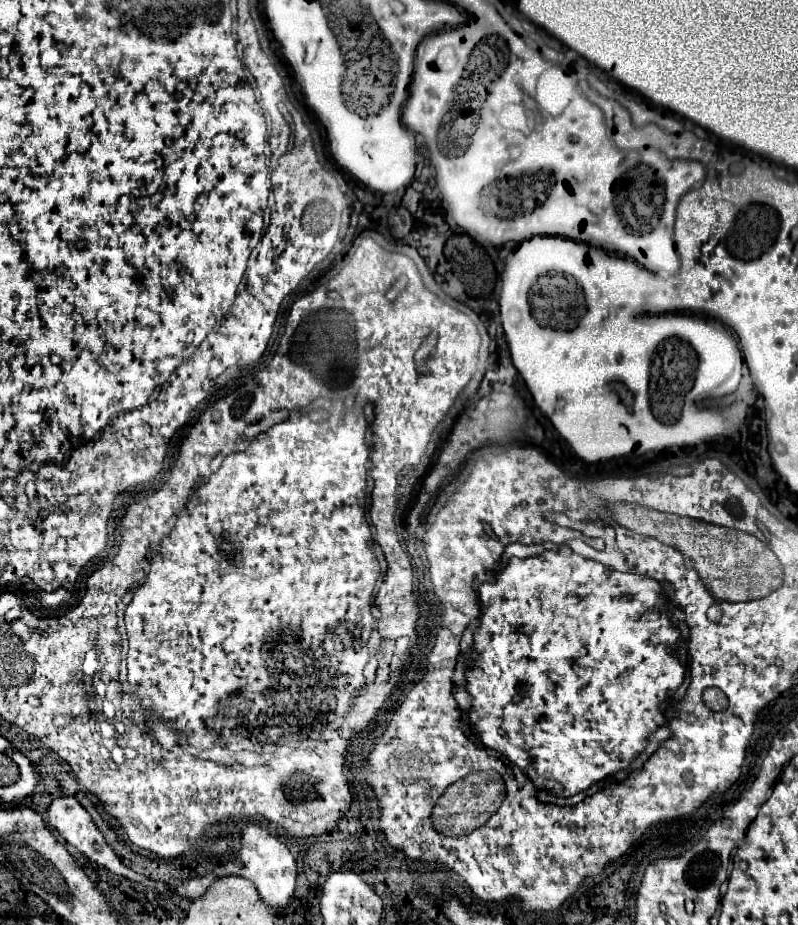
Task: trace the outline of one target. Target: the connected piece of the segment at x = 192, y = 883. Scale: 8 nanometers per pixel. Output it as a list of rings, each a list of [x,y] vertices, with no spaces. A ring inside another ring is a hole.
[[[191,878],[190,880],[180,884],[177,887],[177,894],[180,895],[182,898],[195,900],[205,892],[205,890],[201,890],[200,888],[202,888],[201,878]]]

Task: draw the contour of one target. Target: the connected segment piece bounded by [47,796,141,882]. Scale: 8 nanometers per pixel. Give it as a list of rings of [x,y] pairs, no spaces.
[[[65,796],[65,798],[55,798],[55,800],[51,800],[47,814],[49,814],[49,828],[57,830],[57,832],[65,838],[65,842],[69,842],[71,846],[75,846],[87,860],[91,860],[91,862],[95,862],[95,864],[107,868],[107,870],[113,872],[113,874],[121,874],[121,876],[125,876],[125,878],[129,878],[129,880],[133,880],[133,882],[141,882],[141,874],[137,874],[137,872],[133,872],[131,868],[127,868],[127,866],[115,856],[115,852],[107,846],[103,834],[95,828],[95,824],[93,824],[89,812],[87,812],[75,798],[67,798],[67,796]]]

